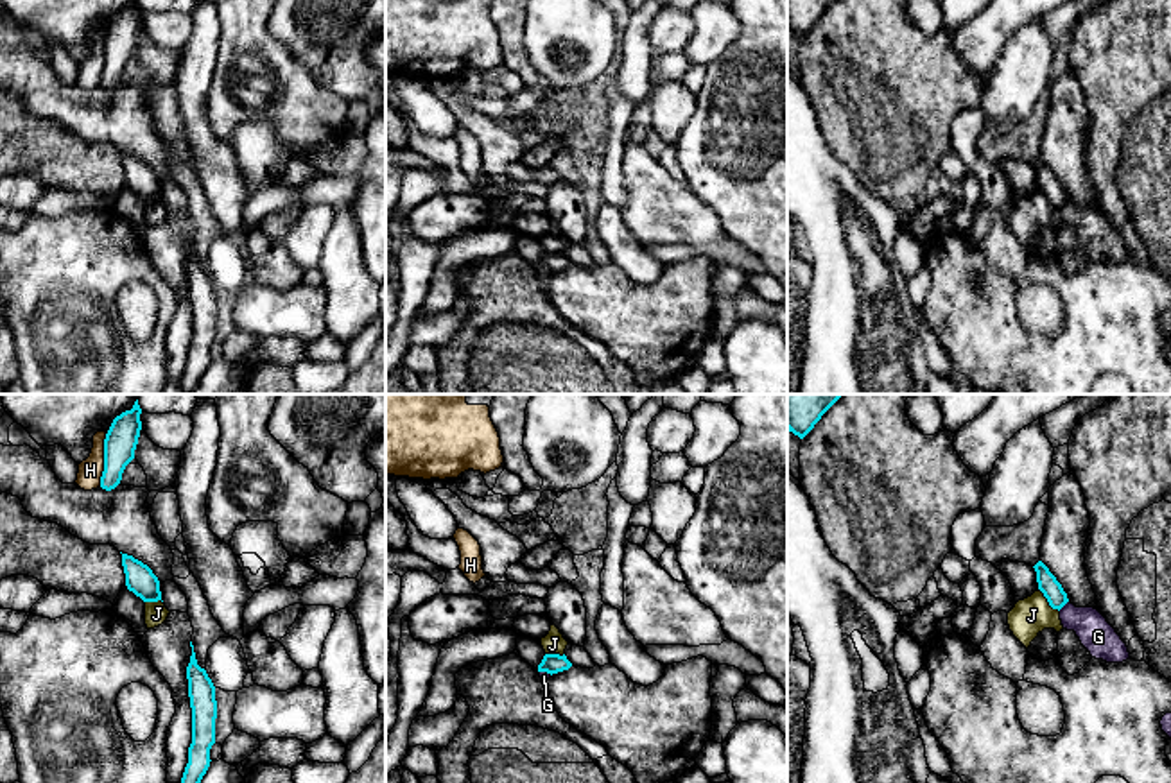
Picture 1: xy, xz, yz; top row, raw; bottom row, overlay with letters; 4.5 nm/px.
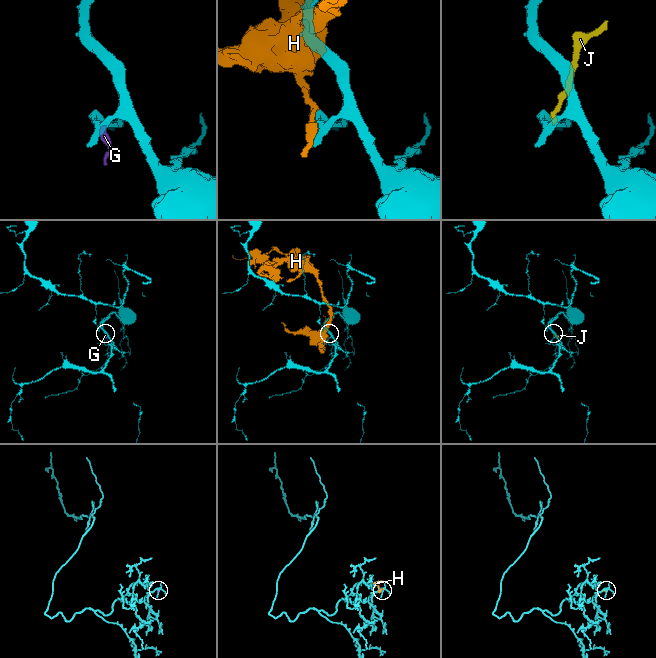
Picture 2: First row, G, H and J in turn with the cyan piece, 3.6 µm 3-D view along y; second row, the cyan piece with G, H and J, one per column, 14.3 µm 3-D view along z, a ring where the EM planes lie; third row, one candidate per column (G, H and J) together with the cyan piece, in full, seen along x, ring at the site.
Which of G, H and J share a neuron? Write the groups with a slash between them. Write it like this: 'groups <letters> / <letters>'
groups G J / H

